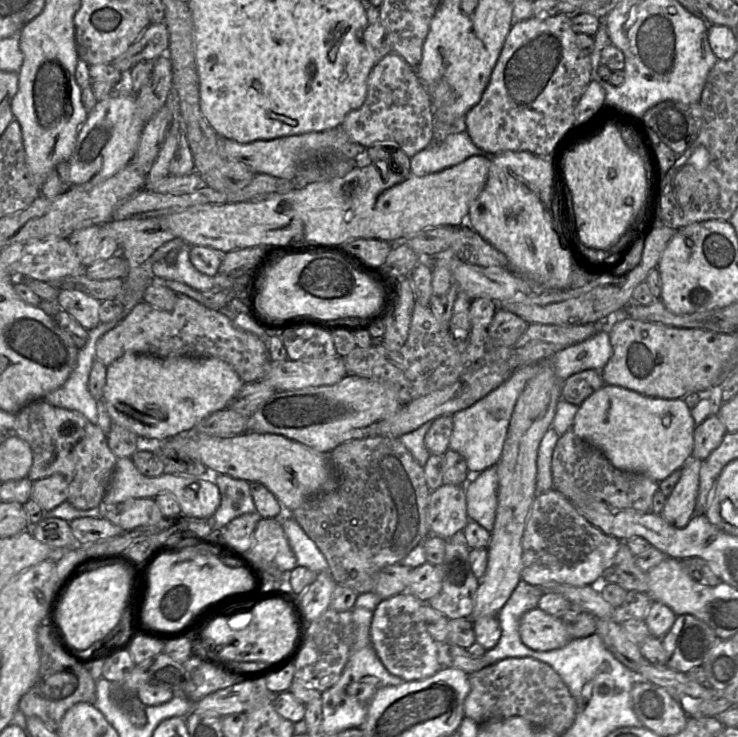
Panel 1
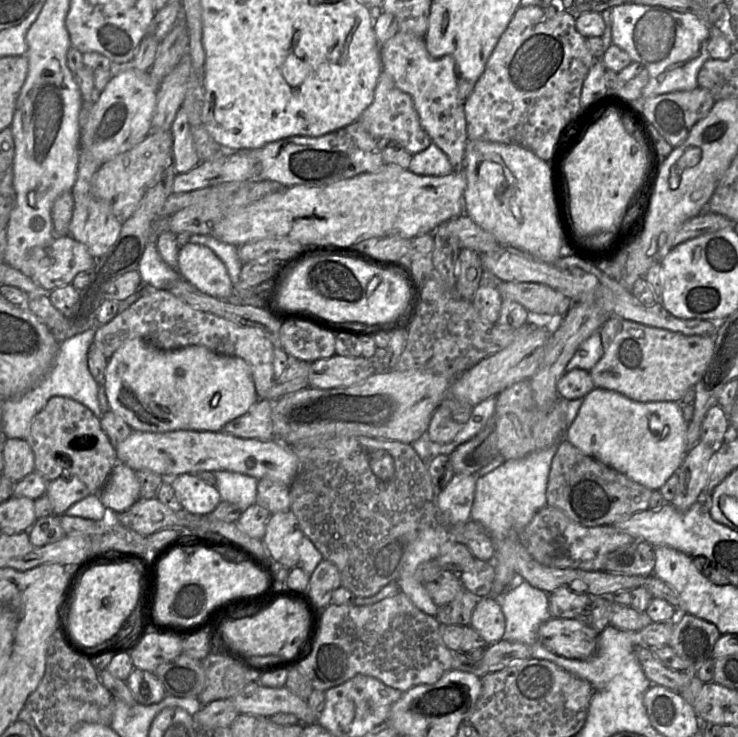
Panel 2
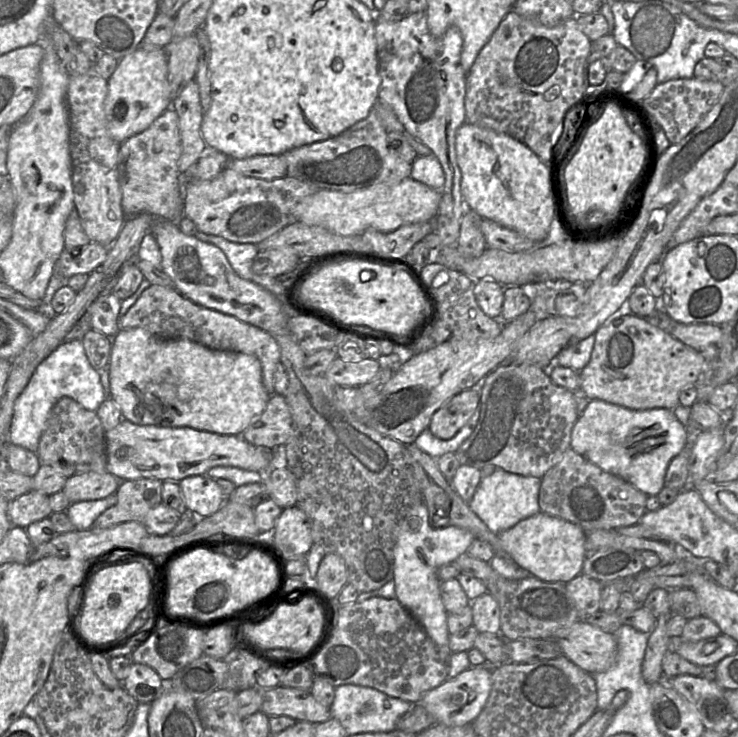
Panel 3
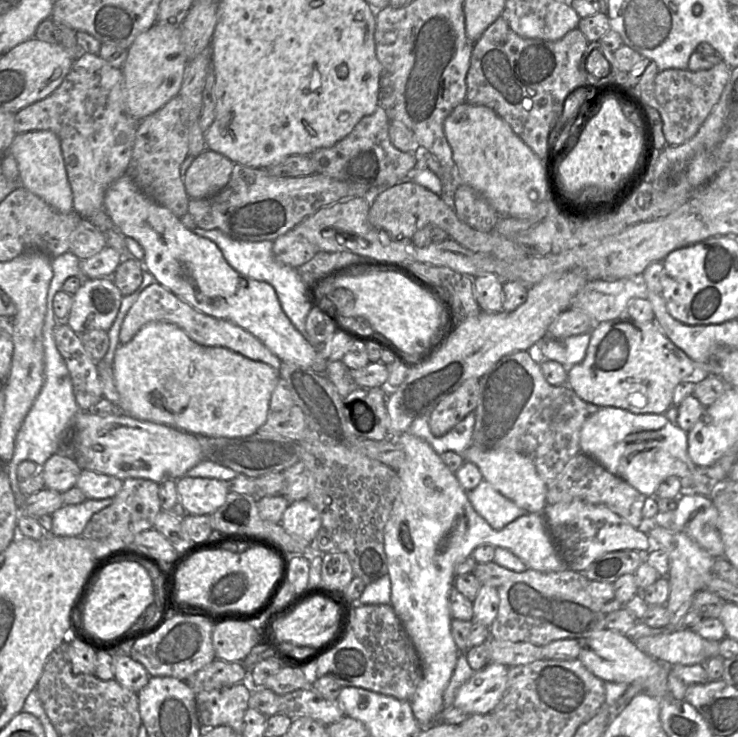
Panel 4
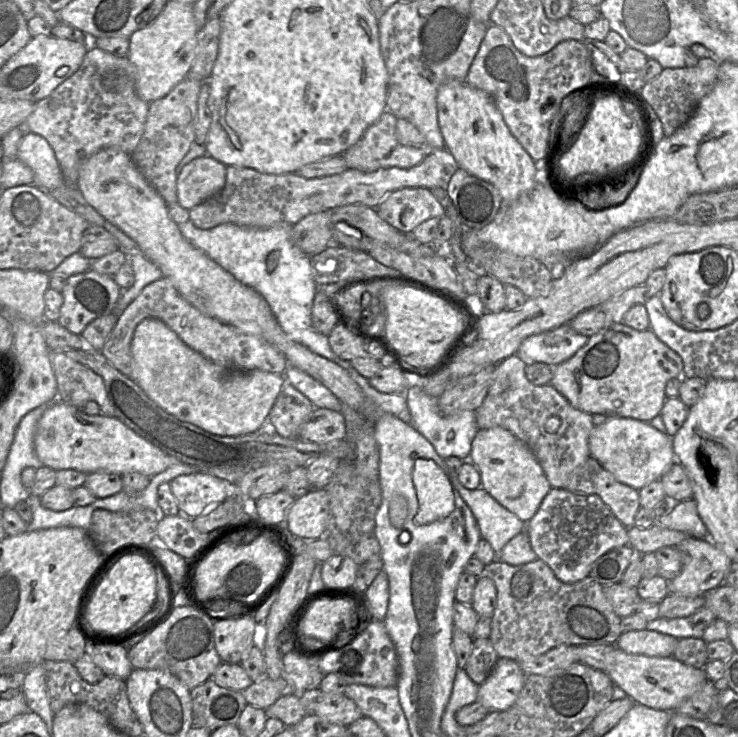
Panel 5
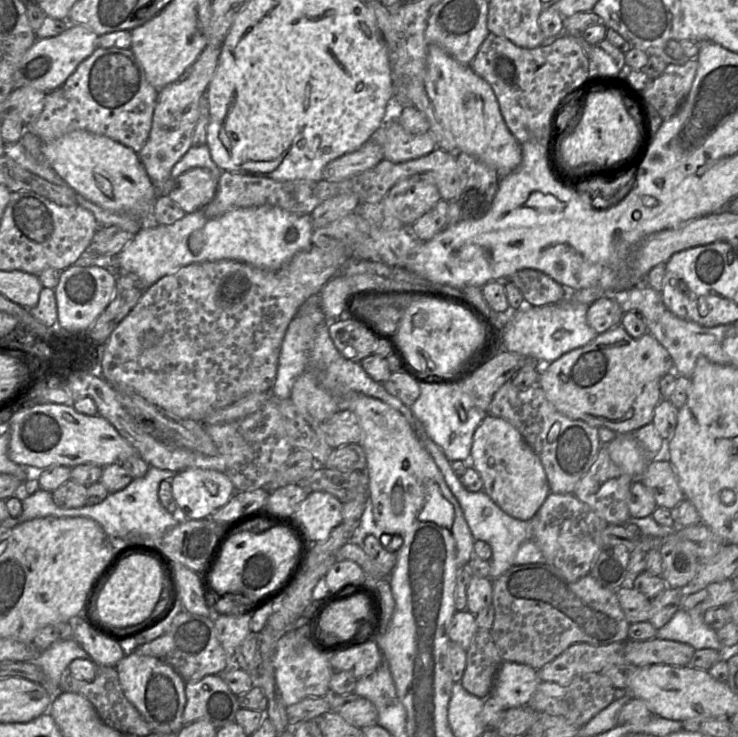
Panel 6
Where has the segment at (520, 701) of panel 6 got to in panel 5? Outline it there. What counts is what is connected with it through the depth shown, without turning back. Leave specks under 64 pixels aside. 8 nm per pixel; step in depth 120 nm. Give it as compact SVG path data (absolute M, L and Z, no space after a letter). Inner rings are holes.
M498 658L487 679L478 686L477 702L490 712L502 712L514 706L526 674L512 659Z

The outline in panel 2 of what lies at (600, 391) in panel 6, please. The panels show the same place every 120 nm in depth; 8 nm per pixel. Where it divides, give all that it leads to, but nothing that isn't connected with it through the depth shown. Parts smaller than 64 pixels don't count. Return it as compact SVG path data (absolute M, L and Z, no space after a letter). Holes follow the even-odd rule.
M610 316L607 321L602 325L599 330L601 335L601 343L603 347L603 355L598 363L589 371L595 388L603 388L607 390L612 390L618 392L627 398L637 401L637 402L658 402L658 401L671 401L671 402L681 402L685 393L690 389L694 388L695 384L702 378L705 371L707 370L713 354L714 354L714 337L712 336L698 336L698 335L684 335L679 332L673 332L663 328L655 328L646 326L637 322L630 320L625 320L618 316Z

